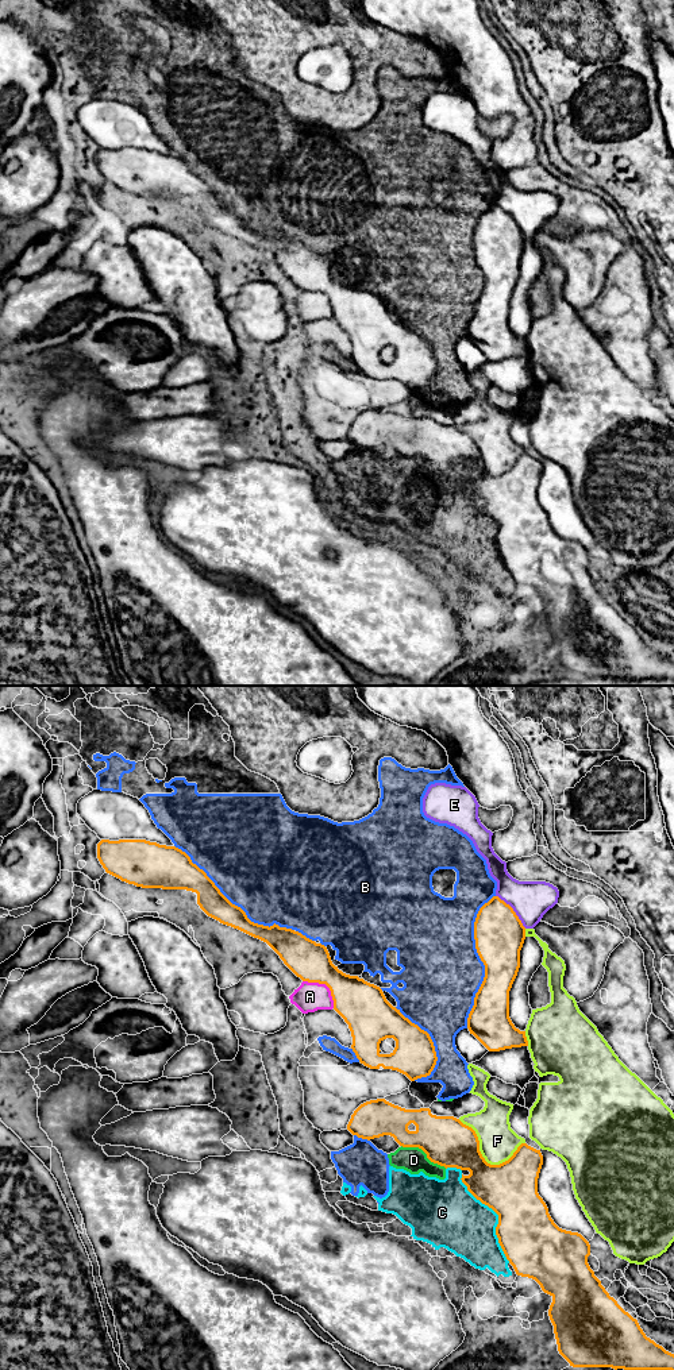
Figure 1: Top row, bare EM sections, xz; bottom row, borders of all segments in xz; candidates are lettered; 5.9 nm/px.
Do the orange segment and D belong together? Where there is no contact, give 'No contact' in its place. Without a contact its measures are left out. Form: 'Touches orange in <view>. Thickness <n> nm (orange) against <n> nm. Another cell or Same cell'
Touches orange in xz. Thickness 280 nm (orange) against 160 nm. Another cell

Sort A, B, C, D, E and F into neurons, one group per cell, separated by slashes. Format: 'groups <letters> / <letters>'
groups A F / B C D / E

